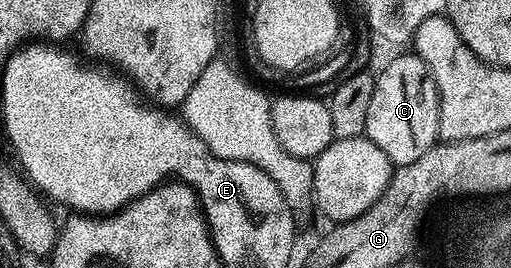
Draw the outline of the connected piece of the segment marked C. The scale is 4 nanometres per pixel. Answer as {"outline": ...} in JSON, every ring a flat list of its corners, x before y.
{"outline":[[403,51,400,57,395,57,383,70,378,70,373,87,373,96,369,102,369,111,365,115,365,135,398,167,417,163,425,151,429,151,439,141,439,92,435,86,433,75,427,64,413,51]]}

